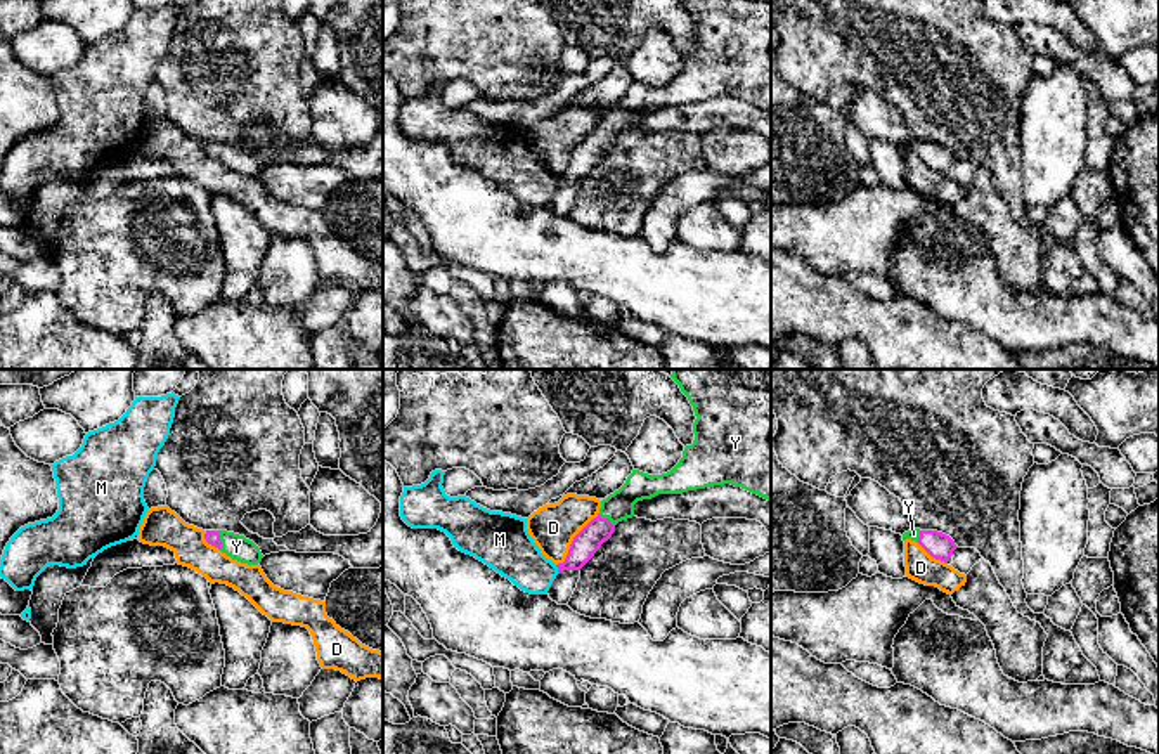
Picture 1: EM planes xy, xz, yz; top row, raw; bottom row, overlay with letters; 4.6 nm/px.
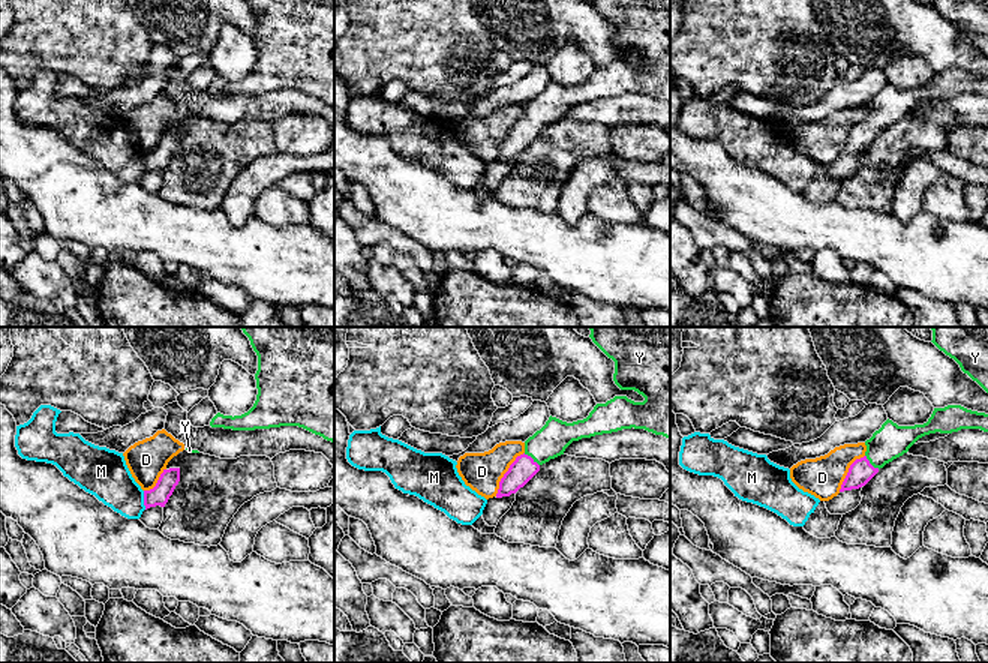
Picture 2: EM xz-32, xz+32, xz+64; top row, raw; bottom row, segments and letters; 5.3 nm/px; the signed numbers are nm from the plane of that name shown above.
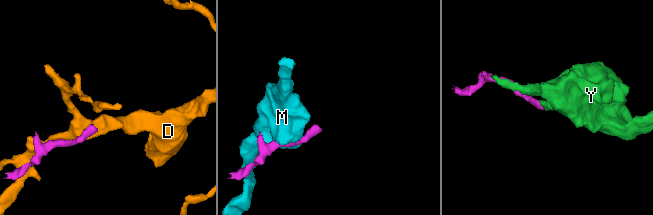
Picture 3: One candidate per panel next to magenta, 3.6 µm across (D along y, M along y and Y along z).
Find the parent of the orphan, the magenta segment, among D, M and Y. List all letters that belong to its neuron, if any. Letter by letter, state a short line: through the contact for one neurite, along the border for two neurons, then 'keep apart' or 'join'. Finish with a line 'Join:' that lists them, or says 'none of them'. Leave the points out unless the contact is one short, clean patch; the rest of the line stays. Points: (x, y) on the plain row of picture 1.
D: line xz (598, 127), (574, 149), (567, 168), (556, 177); keep apart
M: keep apart
Y: line xy (212, 149), (219, 151), (236, 158); join
Join: Y

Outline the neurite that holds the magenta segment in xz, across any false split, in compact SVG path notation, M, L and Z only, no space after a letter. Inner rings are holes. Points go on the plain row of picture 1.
M681 0L695 23L695 52L686 57L679 75L667 85L648 87L632 81L625 95L601 113L592 130L572 153L561 182L580 182L608 153L615 137L634 128L634 116L658 106L683 106L688 102L731 95L771 113L771 0Z

